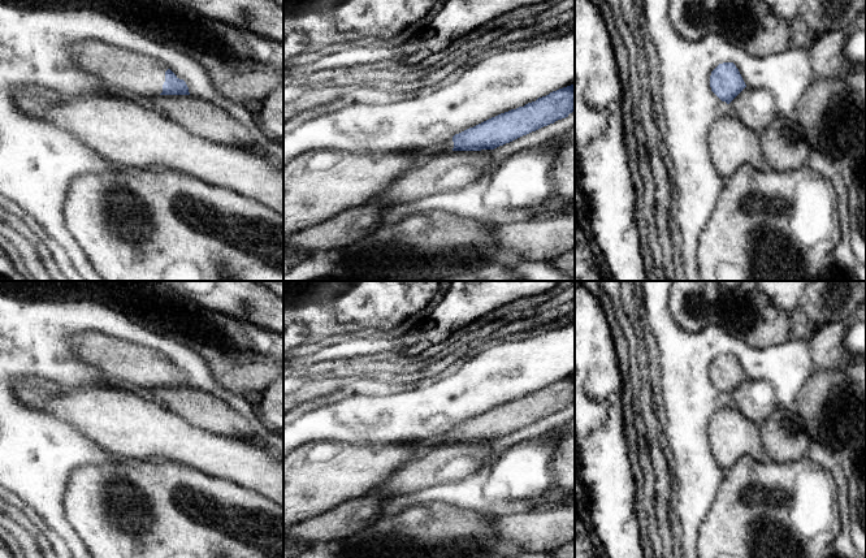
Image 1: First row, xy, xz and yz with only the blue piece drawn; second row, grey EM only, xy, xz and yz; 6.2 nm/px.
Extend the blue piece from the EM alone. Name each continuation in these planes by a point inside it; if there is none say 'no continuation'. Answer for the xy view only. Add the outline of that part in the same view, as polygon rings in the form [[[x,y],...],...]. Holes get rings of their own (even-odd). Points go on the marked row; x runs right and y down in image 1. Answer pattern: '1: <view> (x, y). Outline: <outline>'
1: xy (128, 73). Outline: [[[86,40],[72,52],[83,70],[105,81],[117,95],[144,101],[163,92],[168,66],[156,57],[99,40]]]

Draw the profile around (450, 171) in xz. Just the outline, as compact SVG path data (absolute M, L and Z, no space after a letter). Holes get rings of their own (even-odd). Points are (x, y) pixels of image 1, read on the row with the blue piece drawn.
M451 150L430 156L393 181L372 203L384 207L402 206L432 194L464 187L481 177L488 163L488 151Z

